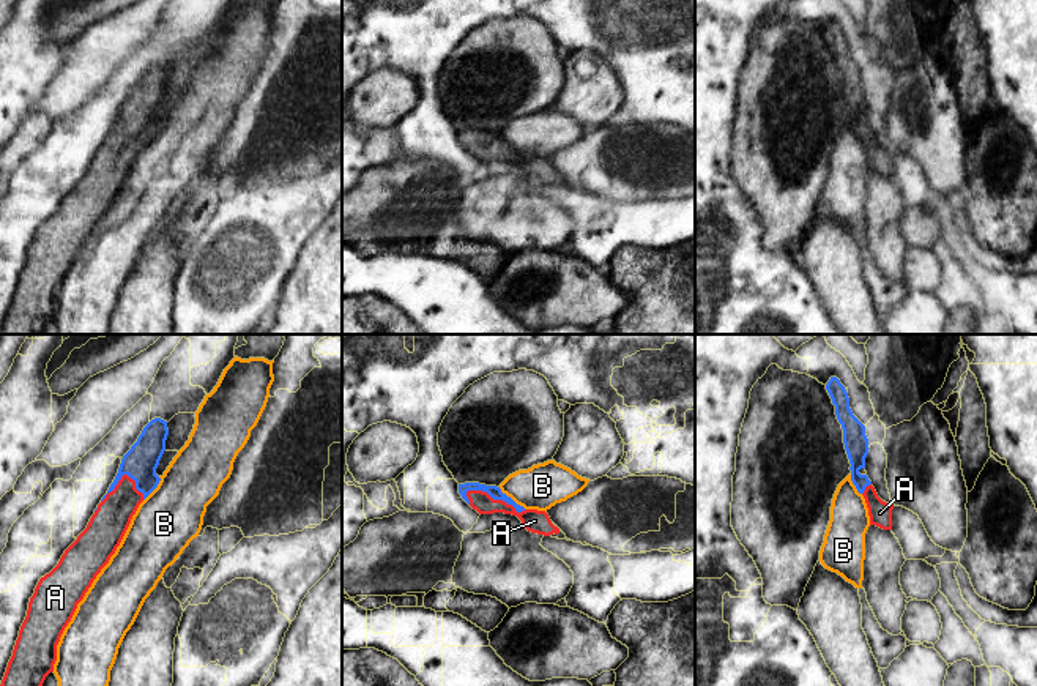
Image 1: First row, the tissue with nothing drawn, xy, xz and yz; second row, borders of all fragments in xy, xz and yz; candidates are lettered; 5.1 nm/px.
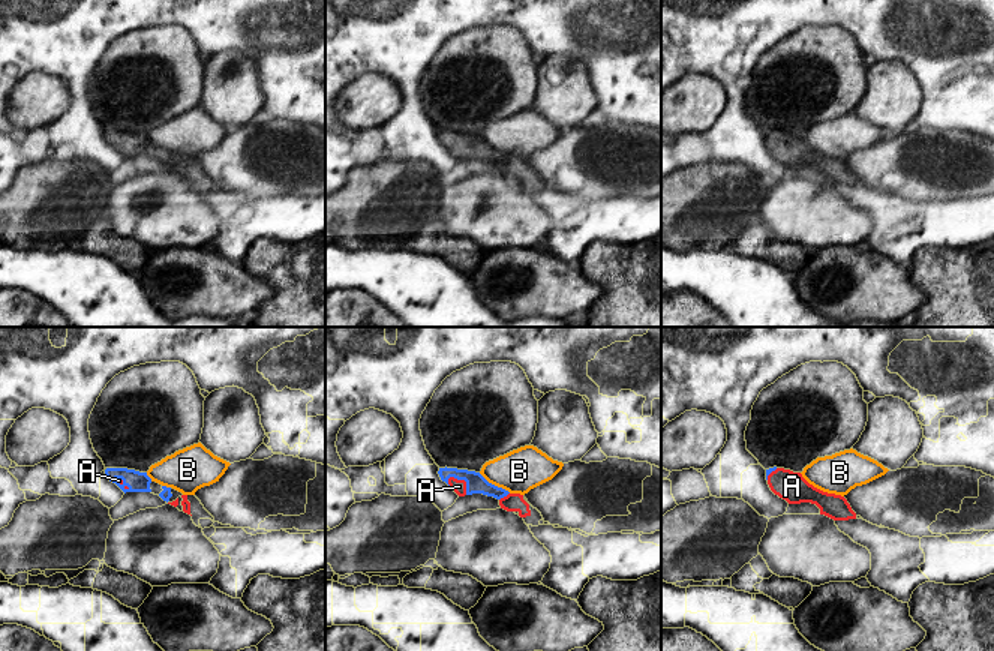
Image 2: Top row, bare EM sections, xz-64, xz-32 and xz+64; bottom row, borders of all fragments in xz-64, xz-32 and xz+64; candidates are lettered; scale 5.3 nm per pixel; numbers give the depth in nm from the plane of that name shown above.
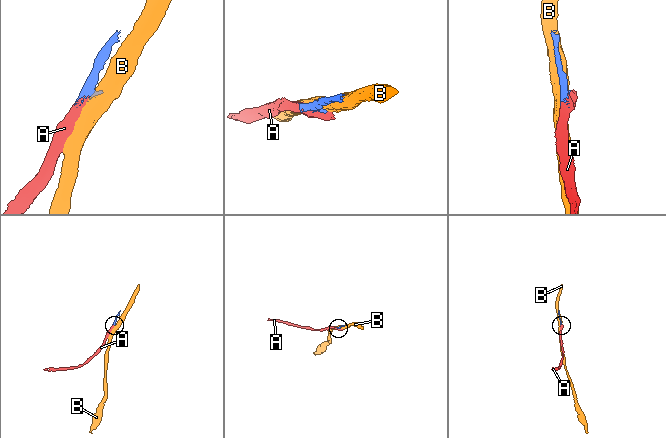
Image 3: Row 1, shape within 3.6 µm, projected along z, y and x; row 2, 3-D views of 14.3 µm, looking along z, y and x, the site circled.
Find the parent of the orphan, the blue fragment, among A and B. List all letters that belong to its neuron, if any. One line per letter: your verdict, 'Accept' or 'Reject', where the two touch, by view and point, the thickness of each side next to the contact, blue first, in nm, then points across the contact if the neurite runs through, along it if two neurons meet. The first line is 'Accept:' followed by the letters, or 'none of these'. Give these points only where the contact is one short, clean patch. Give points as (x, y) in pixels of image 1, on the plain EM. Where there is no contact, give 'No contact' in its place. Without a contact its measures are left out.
Accept: A
A: Accept. Touches blue at xz (495, 145). Thickness 70 nm (blue) against 120 nm
B: Reject. Touches blue at xz (511, 145). Thickness 70 nm (blue) against 220 nm

